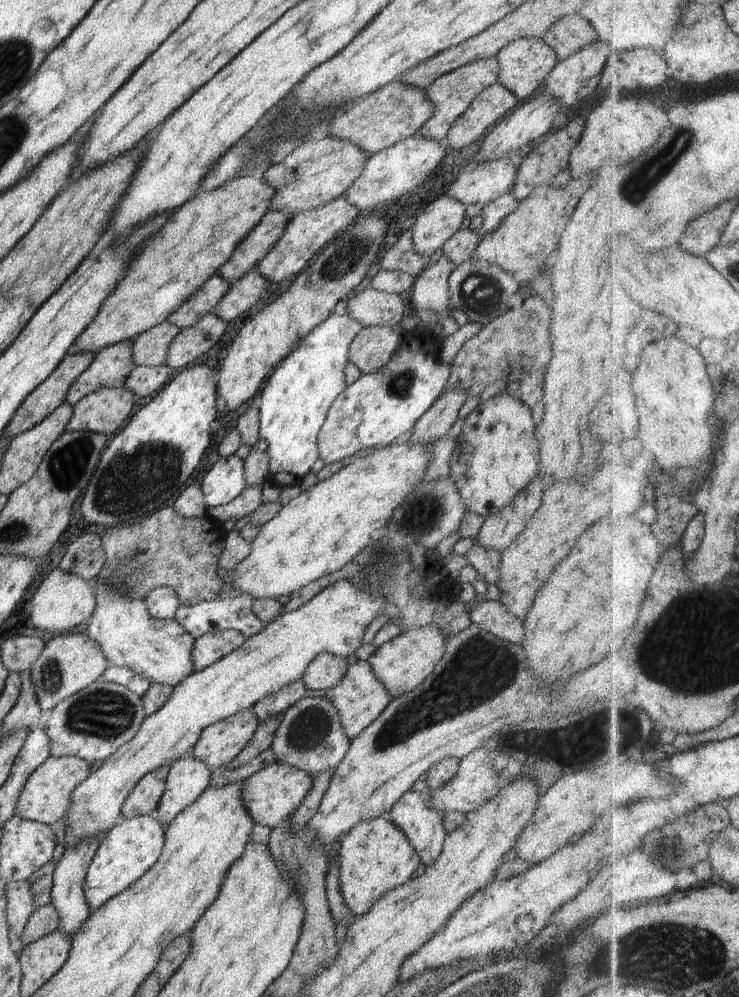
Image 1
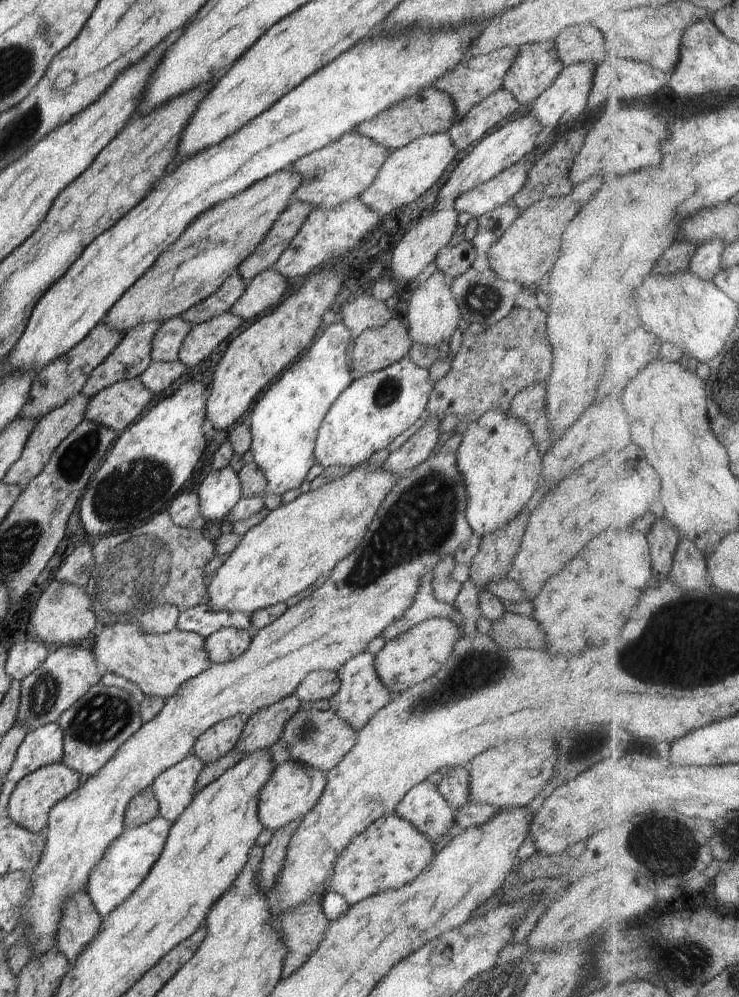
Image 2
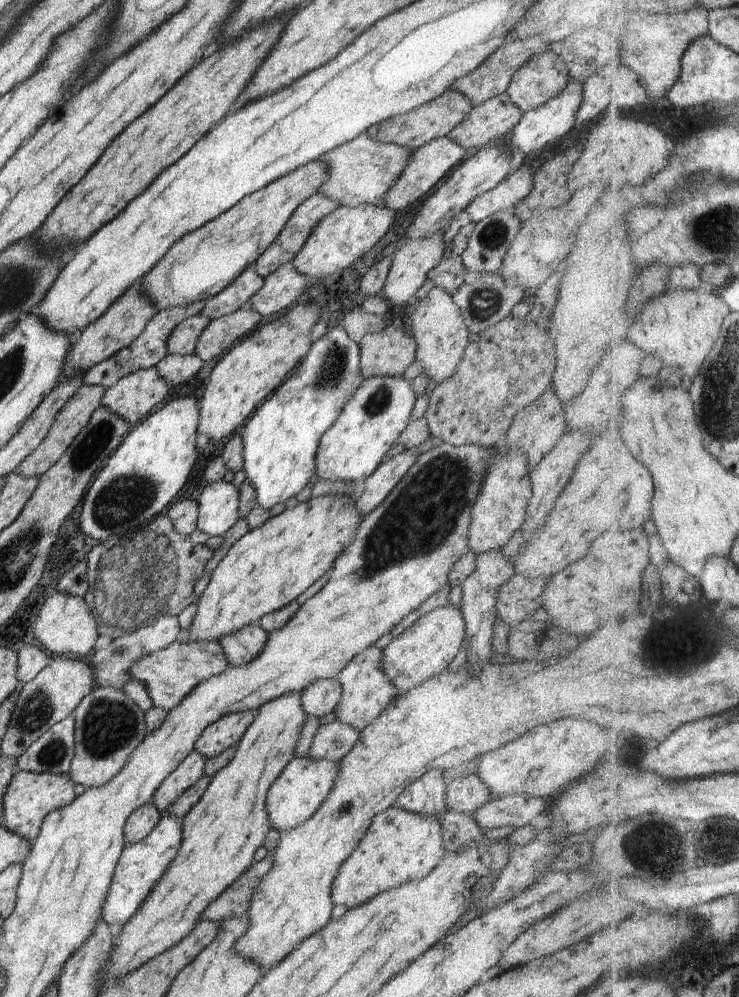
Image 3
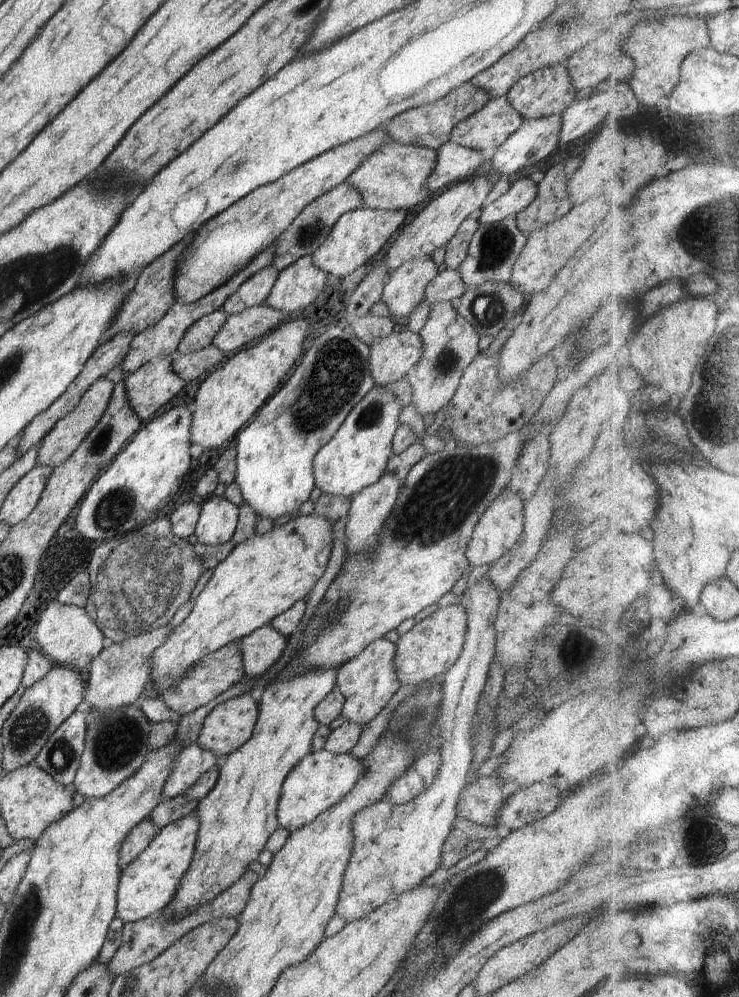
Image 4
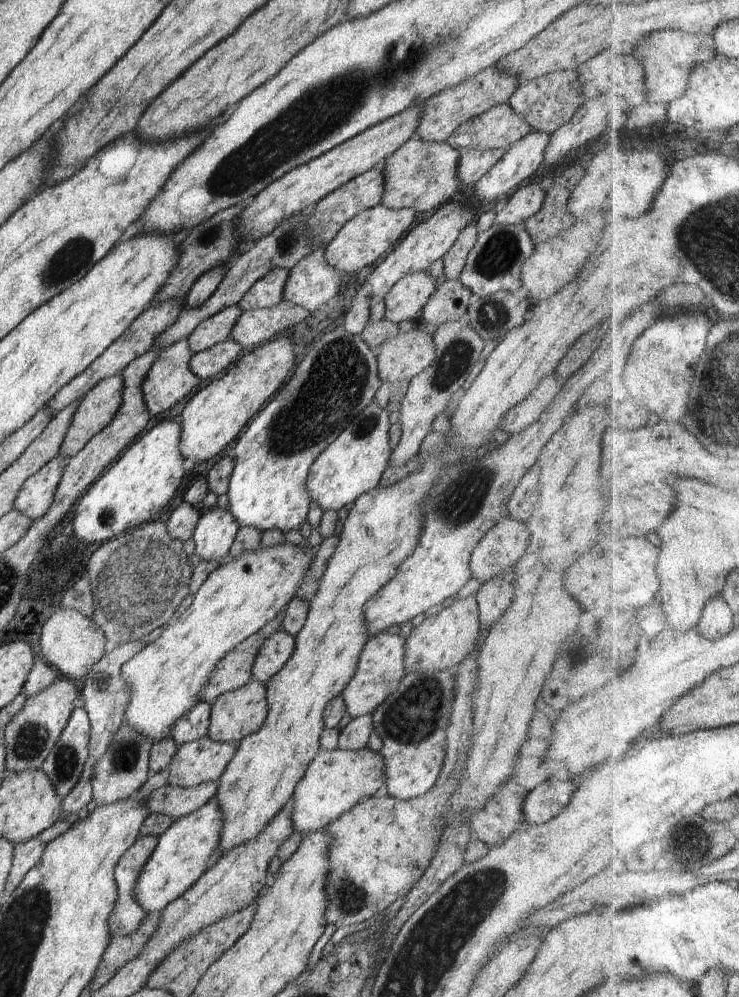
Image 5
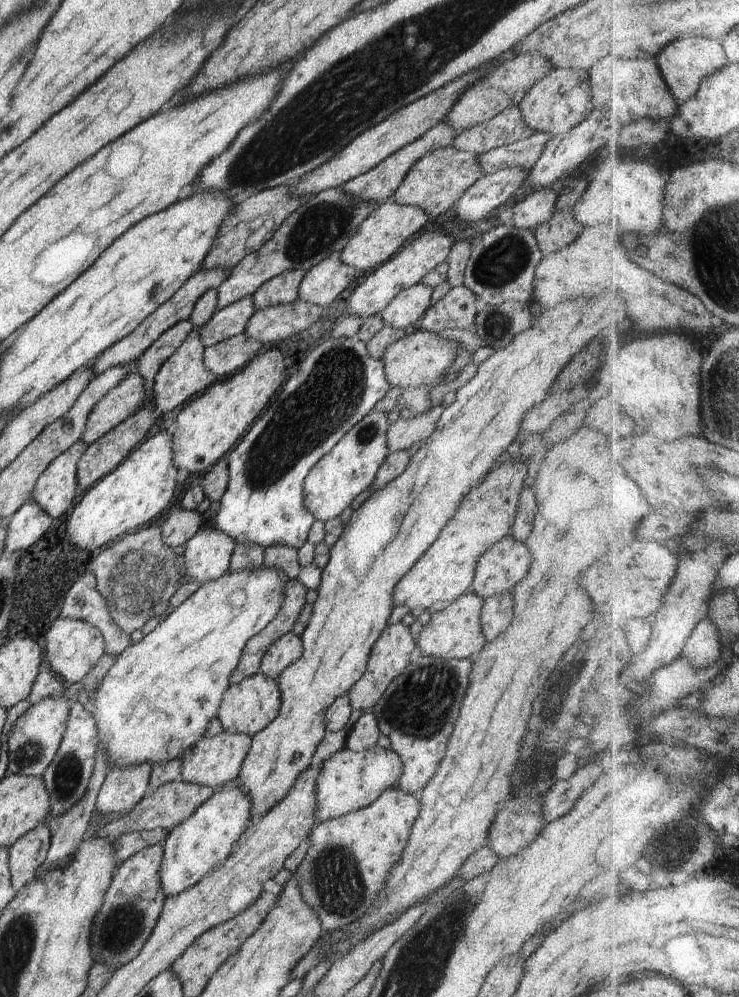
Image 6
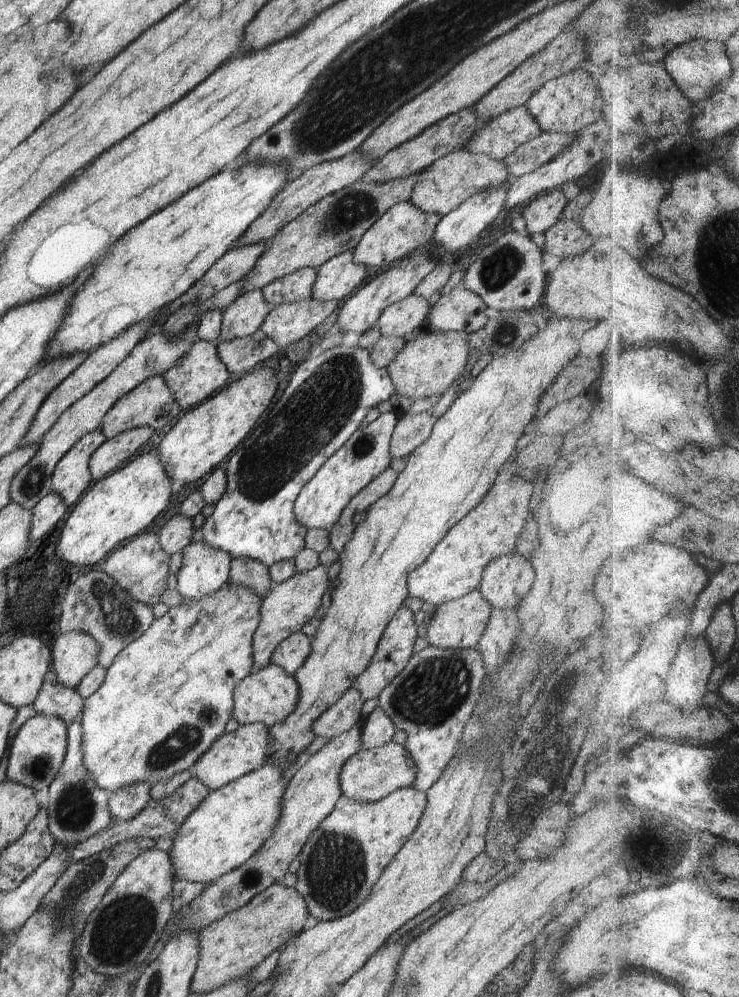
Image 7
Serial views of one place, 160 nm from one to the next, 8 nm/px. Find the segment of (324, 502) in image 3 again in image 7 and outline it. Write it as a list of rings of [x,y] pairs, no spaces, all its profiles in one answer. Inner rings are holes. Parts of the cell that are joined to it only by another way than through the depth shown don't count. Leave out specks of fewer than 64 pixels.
[[[226,583],[216,592],[204,595],[199,599],[184,599],[182,604],[169,608],[168,612],[159,619],[154,619],[152,624],[134,642],[128,643],[126,648],[116,656],[114,662],[107,668],[104,682],[91,696],[85,699],[83,710],[80,712],[79,721],[83,728],[82,752],[83,763],[90,773],[92,780],[110,793],[129,784],[146,783],[152,786],[155,782],[170,778],[173,774],[192,770],[193,764],[211,747],[211,744],[224,734],[228,720],[232,718],[231,708],[234,704],[232,696],[234,688],[251,672],[253,667],[252,641],[254,631],[258,628],[261,619],[261,599],[246,585]]]

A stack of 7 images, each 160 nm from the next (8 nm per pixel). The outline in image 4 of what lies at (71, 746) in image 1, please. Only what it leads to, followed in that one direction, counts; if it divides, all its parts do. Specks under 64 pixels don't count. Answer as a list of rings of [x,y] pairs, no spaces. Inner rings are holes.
[[[126,705],[107,711],[90,711],[86,714],[86,719],[86,748],[72,790],[86,798],[102,798],[140,768],[149,751],[152,722],[138,705]]]

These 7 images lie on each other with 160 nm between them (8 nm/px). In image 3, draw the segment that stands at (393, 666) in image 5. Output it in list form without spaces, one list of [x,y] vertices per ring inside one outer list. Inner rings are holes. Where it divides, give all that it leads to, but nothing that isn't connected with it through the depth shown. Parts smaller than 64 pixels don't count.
[[[372,645],[354,656],[335,678],[341,686],[341,697],[333,710],[335,718],[358,732],[366,728],[366,725],[370,724],[370,721],[374,720],[399,693],[384,674],[382,659],[382,649]]]

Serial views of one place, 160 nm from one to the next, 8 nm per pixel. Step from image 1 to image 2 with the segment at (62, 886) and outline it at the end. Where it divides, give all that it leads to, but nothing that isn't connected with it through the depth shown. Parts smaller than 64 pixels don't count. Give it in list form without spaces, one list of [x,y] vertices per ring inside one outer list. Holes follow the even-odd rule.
[[[84,889],[73,892],[65,898],[61,904],[61,915],[57,924],[54,946],[64,954],[71,966],[82,949],[94,938],[102,921],[102,915],[94,908],[94,903],[89,899],[88,893]]]

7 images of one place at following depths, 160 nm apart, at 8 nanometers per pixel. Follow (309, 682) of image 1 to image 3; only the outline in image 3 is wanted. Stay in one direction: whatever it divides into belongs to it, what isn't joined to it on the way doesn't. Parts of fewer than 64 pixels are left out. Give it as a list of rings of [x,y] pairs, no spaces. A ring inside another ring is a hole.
[[[318,679],[301,691],[301,703],[307,715],[320,718],[339,703],[341,686],[336,679]]]

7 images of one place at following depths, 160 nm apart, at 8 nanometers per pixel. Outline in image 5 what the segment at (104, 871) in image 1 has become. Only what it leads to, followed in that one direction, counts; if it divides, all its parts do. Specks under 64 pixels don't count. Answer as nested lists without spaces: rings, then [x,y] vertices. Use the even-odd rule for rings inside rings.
[[[210,800],[202,808],[178,820],[162,836],[134,886],[134,898],[148,915],[160,914],[170,902],[182,896],[206,872],[215,860],[222,832],[222,812],[218,802]]]

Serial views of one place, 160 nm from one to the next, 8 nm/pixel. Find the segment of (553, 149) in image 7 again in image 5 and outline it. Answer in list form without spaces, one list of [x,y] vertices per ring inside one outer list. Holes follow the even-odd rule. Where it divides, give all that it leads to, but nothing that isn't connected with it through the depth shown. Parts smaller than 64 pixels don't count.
[[[493,149],[486,151],[461,150],[458,160],[458,180],[462,184],[474,184],[483,178],[492,169],[496,162],[502,160],[506,149]]]

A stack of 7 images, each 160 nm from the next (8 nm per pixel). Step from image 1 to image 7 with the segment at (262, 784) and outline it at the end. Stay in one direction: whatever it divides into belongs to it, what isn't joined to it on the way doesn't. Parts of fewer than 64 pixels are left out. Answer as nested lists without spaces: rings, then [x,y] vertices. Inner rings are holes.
[[[396,742],[371,749],[360,749],[343,765],[339,772],[341,794],[359,803],[373,803],[382,800],[399,788],[412,786],[416,776],[415,762],[412,755]]]

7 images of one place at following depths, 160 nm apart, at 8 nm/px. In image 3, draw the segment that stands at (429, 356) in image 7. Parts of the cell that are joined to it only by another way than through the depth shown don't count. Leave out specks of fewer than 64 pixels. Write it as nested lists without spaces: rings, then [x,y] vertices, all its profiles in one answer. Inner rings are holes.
[[[388,325],[382,332],[365,334],[357,343],[359,365],[365,379],[402,375],[416,359],[416,341],[405,327]]]

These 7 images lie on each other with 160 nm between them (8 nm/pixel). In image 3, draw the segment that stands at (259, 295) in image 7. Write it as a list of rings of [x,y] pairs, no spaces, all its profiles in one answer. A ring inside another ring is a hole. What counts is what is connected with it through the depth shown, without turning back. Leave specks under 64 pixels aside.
[[[194,315],[179,322],[166,341],[168,355],[192,354],[198,337],[210,322],[205,316]]]

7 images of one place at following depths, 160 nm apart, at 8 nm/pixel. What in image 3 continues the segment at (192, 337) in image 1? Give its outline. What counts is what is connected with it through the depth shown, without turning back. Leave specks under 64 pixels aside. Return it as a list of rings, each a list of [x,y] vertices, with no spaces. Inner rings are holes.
[[[249,306],[212,319],[198,337],[192,354],[208,362],[223,352],[229,351],[265,320]]]

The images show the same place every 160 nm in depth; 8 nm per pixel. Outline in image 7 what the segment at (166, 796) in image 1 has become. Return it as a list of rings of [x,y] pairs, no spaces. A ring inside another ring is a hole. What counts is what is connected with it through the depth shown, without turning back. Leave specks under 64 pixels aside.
[[[252,723],[238,727],[236,731],[220,735],[211,747],[193,764],[194,777],[208,788],[215,791],[229,782],[239,779],[266,762],[269,749],[269,728],[262,723]]]

